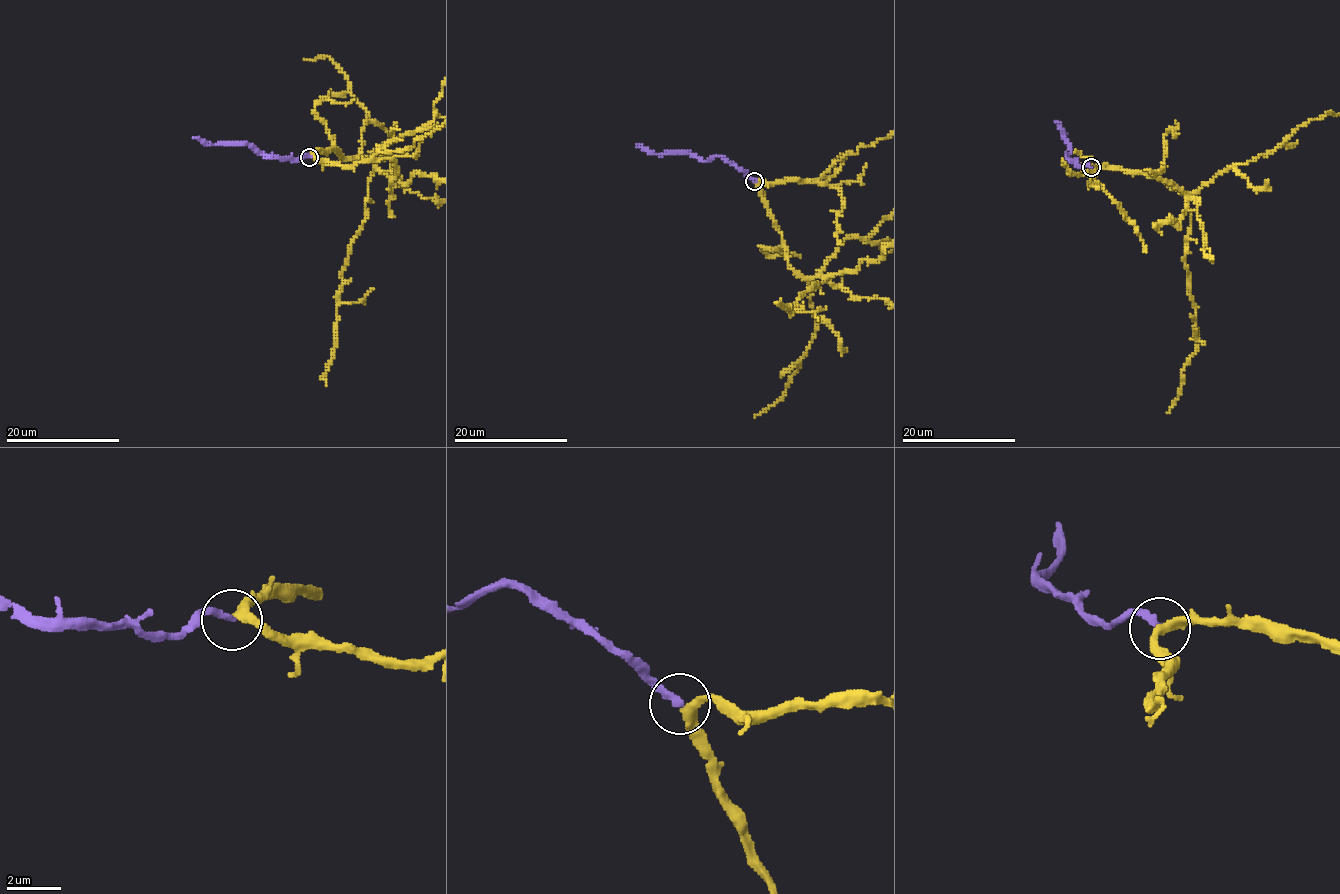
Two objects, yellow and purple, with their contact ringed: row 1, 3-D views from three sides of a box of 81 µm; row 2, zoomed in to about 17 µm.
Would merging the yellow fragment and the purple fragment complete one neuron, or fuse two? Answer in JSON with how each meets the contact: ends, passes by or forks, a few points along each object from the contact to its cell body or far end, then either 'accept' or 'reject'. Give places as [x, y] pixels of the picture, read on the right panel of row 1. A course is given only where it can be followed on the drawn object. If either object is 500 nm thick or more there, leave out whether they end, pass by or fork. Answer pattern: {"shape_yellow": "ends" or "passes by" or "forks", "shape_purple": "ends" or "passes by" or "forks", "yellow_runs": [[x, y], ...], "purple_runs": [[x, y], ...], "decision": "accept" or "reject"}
{"shape_yellow": "passes by", "shape_purple": "ends", "purple_runs": [[1092, 168], [1084, 164], [1075, 165], [1067, 158], [1070, 150], [1056, 121]], "decision": "accept"}

